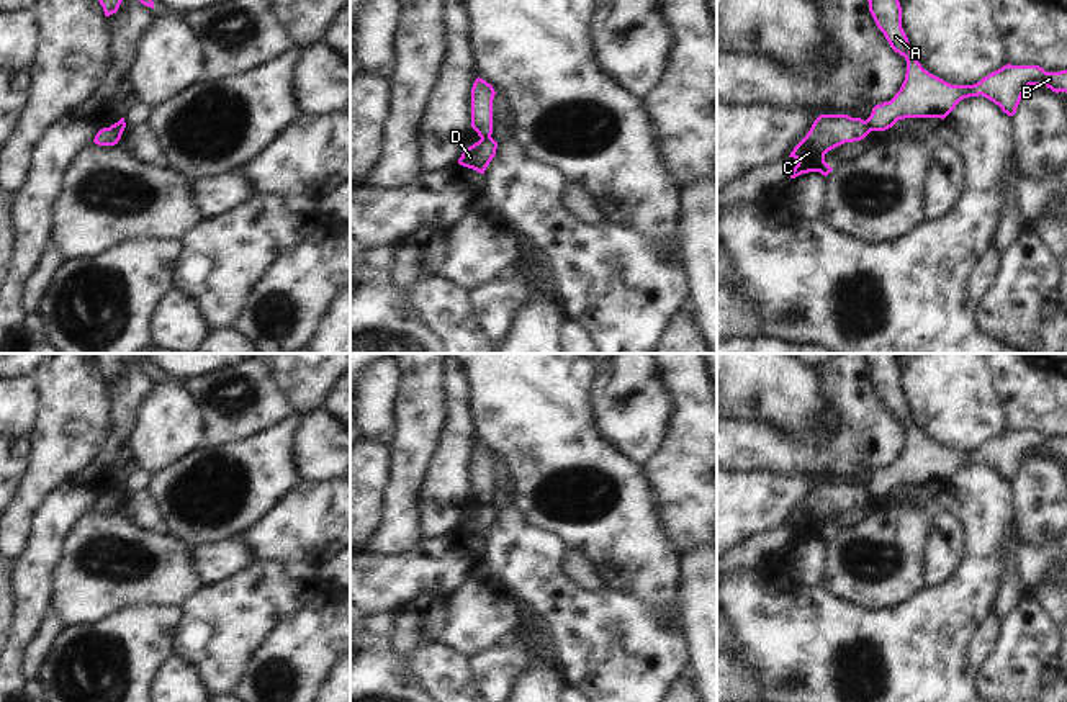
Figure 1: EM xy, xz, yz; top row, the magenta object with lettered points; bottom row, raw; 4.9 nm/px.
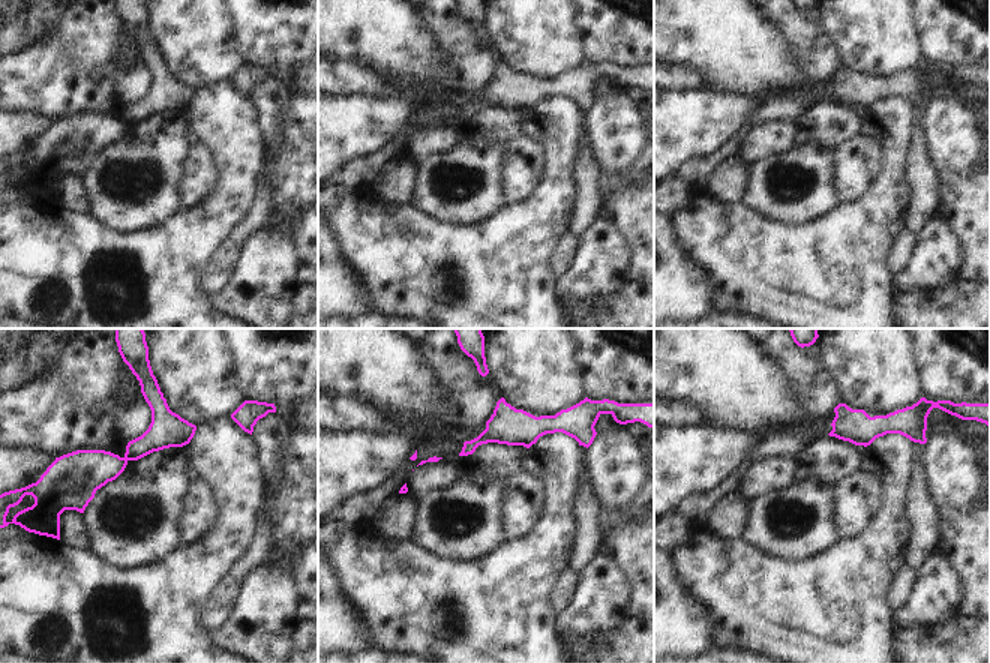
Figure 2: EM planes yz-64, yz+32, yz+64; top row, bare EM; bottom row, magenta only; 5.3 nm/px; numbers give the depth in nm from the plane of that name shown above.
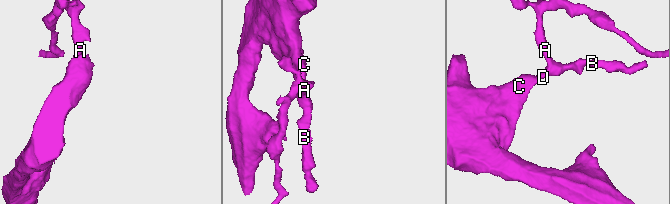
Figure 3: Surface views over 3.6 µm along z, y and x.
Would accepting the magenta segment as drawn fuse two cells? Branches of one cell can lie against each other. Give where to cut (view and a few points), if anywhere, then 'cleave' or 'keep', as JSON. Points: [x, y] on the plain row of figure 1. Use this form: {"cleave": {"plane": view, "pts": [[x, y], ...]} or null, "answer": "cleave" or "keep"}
{"cleave": {"plane": "yz", "pts": [[866, 486], [871, 496]]}, "answer": "cleave"}

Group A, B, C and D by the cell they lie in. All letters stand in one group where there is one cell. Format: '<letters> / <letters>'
A B D / C

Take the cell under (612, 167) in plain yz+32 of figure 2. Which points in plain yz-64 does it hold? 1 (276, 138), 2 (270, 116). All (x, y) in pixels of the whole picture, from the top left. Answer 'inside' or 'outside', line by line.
1: inside
2: inside

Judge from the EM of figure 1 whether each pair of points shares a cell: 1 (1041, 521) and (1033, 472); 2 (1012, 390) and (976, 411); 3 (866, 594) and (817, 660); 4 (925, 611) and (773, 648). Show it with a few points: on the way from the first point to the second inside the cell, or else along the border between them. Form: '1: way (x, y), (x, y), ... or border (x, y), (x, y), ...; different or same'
1: way (1041, 509), (1039, 483); same
2: border (989, 370), (1007, 429); different
3: border (823, 588), (851, 604), (868, 609), (897, 606); different
4: way (887, 630), (858, 630), (830, 648), (810, 648); same

